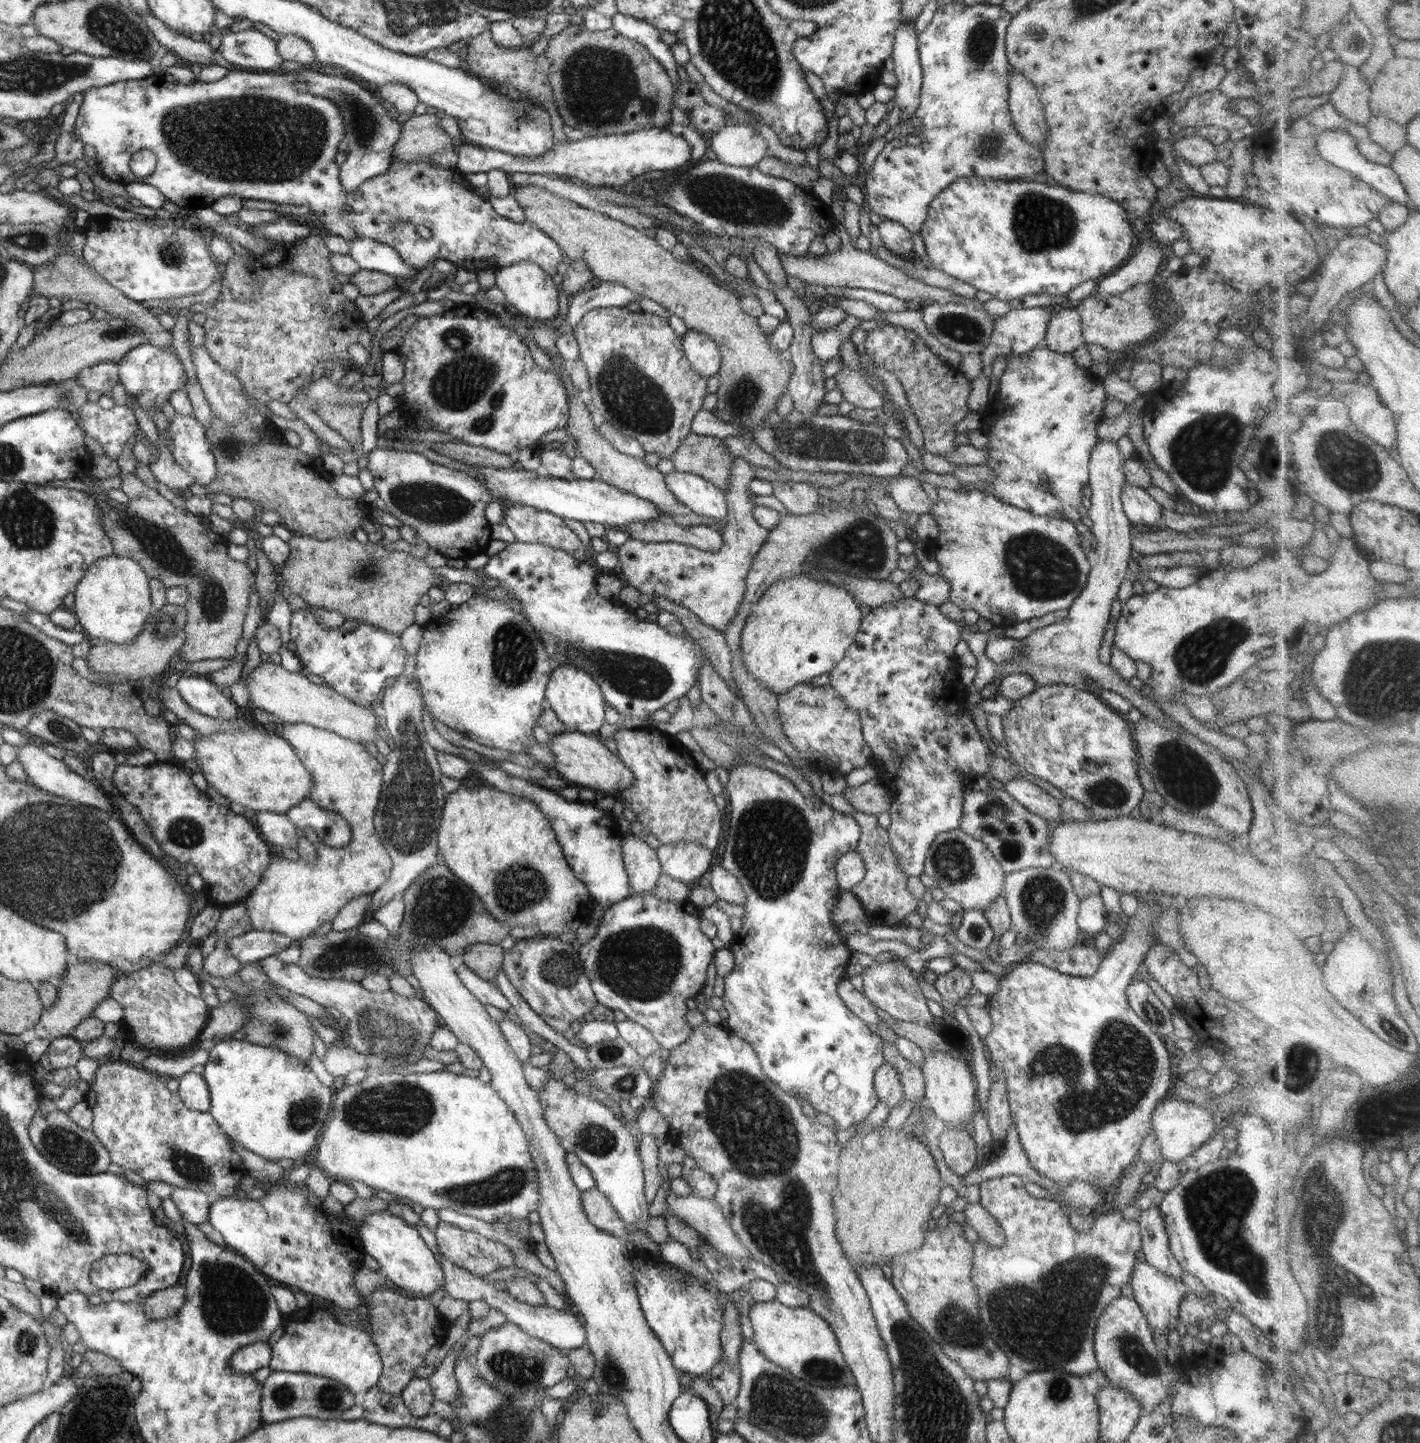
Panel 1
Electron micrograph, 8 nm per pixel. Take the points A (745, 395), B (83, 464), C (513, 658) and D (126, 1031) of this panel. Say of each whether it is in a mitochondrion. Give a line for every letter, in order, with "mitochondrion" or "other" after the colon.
A: mitochondrion
B: other
C: mitochondrion
D: other

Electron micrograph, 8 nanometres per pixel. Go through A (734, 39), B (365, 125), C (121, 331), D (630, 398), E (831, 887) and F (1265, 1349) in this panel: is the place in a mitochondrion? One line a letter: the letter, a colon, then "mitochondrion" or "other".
A: mitochondrion
B: mitochondrion
C: mitochondrion
D: mitochondrion
E: other
F: other

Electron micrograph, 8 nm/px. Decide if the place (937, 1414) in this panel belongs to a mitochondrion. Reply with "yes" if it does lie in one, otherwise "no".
yes

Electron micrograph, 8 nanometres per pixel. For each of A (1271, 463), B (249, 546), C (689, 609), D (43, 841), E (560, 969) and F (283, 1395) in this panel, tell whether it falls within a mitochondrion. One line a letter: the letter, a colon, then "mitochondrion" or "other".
A: other
B: other
C: other
D: mitochondrion
E: mitochondrion
F: mitochondrion

